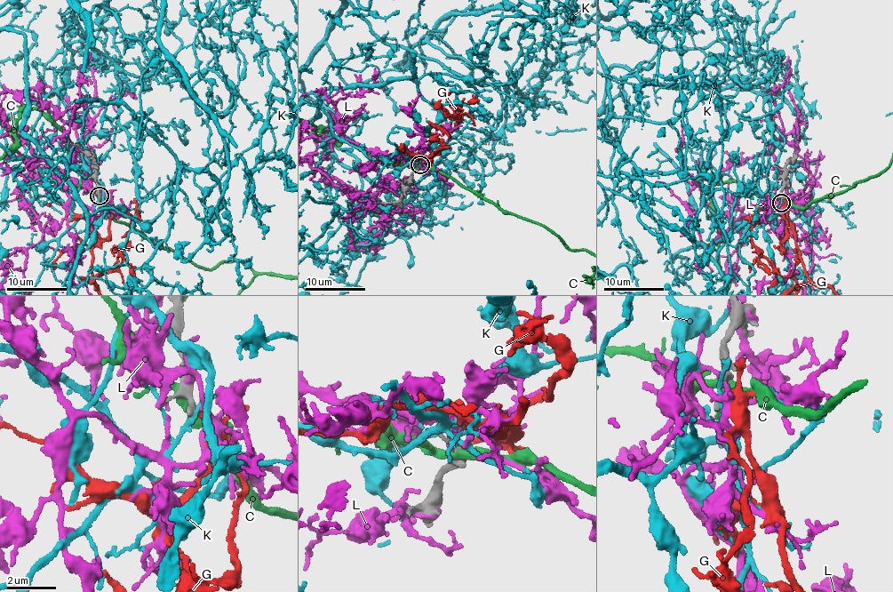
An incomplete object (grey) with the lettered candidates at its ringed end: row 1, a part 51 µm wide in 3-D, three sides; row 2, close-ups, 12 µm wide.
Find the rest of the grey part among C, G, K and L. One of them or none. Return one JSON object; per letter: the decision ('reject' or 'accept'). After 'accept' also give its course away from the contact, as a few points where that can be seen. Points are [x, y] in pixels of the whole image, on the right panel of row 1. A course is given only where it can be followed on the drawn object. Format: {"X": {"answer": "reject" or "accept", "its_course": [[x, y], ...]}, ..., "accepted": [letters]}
{"C": {"answer": "reject"}, "G": {"answer": "accept"}, "K": {"answer": "reject"}, "L": {"answer": "reject"}, "accepted": ["G"]}

